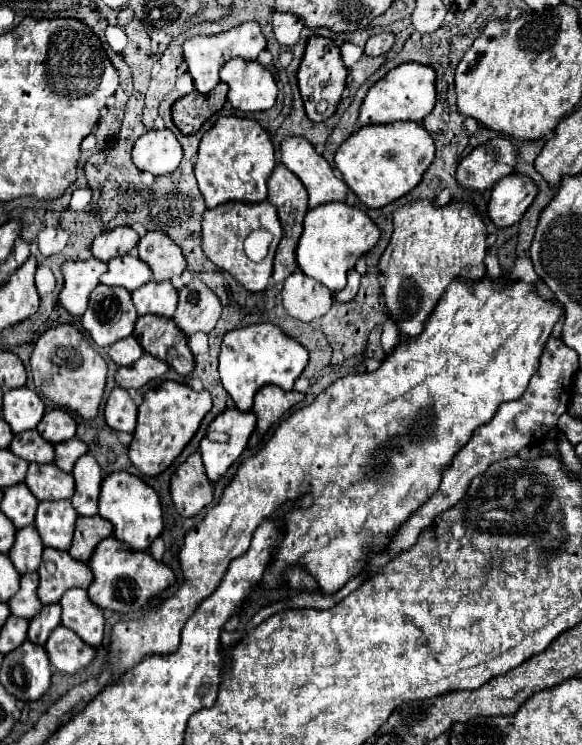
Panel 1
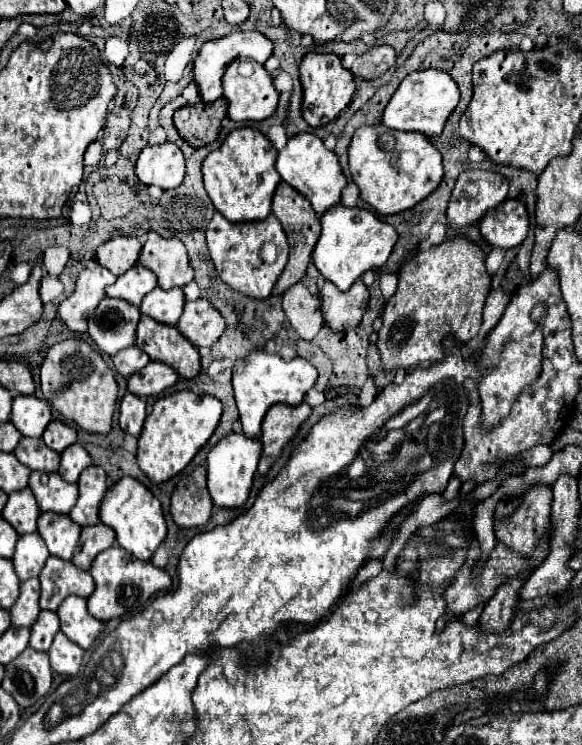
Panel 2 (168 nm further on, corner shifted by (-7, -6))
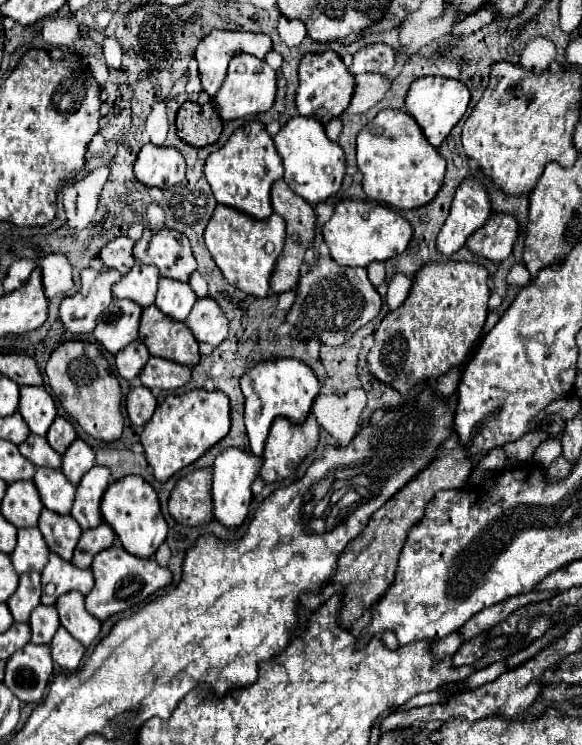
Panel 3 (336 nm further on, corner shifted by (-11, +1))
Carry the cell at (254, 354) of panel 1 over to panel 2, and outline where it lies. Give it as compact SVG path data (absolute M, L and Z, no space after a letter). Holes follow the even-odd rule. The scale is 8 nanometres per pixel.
M254 349L240 365L242 369L234 369L232 385L234 385L238 411L240 411L242 429L244 433L248 433L248 437L254 437L254 439L260 439L262 419L272 405L276 403L290 405L290 407L300 405L304 401L304 395L314 387L318 377L314 365L310 365L308 361L300 357L296 357L294 361L284 361L280 355L270 355L262 349Z

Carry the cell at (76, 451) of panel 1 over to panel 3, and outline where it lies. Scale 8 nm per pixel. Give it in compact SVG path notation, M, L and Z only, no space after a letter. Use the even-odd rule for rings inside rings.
M76 438L62 454L62 472L74 486L80 482L84 472L88 472L94 464L96 462L94 462L92 448L80 438Z

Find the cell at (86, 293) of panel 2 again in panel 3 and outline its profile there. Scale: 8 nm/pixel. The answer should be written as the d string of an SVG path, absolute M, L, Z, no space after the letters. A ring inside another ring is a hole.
M102 266L100 270L96 268L86 268L82 270L82 288L80 294L82 298L64 298L60 304L60 320L66 330L74 334L90 334L96 326L96 316L110 304L112 300L112 284L120 280L120 272L116 268Z

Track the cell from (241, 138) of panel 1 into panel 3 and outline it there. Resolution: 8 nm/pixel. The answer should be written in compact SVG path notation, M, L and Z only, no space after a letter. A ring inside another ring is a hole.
M248 122L234 130L228 142L220 150L212 152L206 160L206 180L214 192L214 198L220 204L236 208L258 220L264 220L272 214L270 188L274 180L282 178L282 174L284 168L274 148L274 140L260 122Z

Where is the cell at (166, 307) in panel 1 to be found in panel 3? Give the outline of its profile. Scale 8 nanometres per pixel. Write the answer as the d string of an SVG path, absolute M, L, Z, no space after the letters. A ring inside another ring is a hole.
M160 278L156 306L160 312L174 320L184 320L196 302L196 294L186 282Z

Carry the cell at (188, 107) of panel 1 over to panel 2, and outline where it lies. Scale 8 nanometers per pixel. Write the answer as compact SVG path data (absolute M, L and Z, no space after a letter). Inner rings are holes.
M218 99L214 103L198 103L186 105L174 113L174 125L180 137L192 147L204 147L218 139L220 123L226 117L226 99Z

